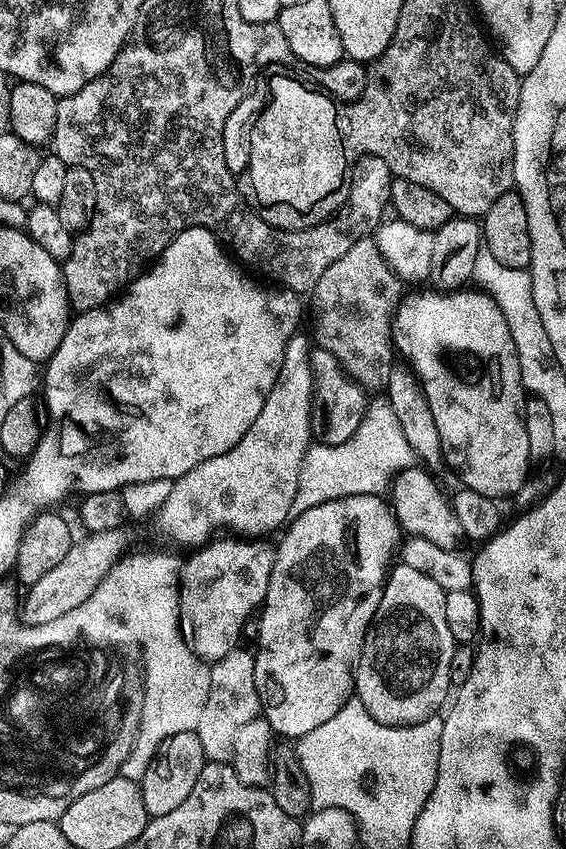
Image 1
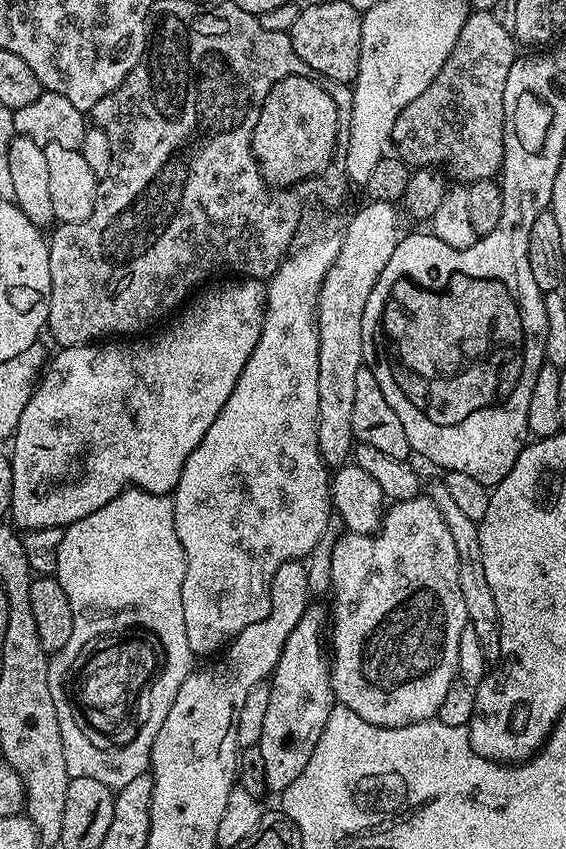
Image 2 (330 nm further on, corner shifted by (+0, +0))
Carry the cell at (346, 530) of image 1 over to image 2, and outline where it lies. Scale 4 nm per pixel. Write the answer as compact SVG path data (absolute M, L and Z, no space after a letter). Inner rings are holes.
M309 606L298 626L286 638L286 646L278 658L270 683L270 706L266 706L266 718L262 722L262 738L259 750L262 766L266 770L265 789L269 793L282 794L306 770L306 760L314 754L314 744L330 718L334 706L330 660L326 655L326 612Z

